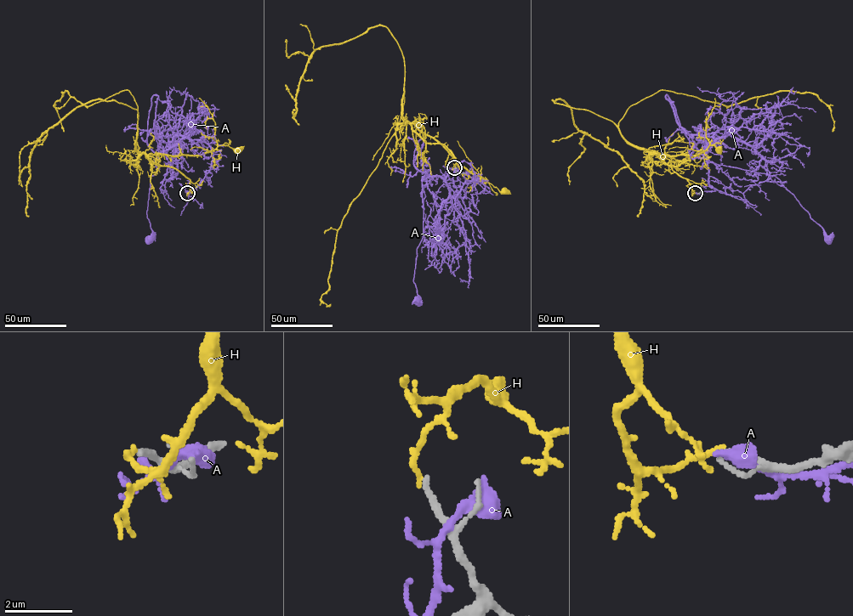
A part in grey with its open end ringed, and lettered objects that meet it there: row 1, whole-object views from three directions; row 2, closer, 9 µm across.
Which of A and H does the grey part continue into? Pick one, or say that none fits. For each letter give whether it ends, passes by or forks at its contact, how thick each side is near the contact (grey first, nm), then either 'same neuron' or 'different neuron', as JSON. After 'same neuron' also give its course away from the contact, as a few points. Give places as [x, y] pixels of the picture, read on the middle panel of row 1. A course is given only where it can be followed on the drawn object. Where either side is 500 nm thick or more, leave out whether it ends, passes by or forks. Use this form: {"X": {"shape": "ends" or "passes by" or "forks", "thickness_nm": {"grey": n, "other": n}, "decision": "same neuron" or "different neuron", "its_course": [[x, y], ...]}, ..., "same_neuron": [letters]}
{"A": {"thickness_nm": {"grey": 120, "other": 550}, "decision": "different neuron"}, "H": {"shape": "ends", "thickness_nm": {"grey": 200, "other": 160}, "decision": "different neuron"}, "same_neuron": []}

